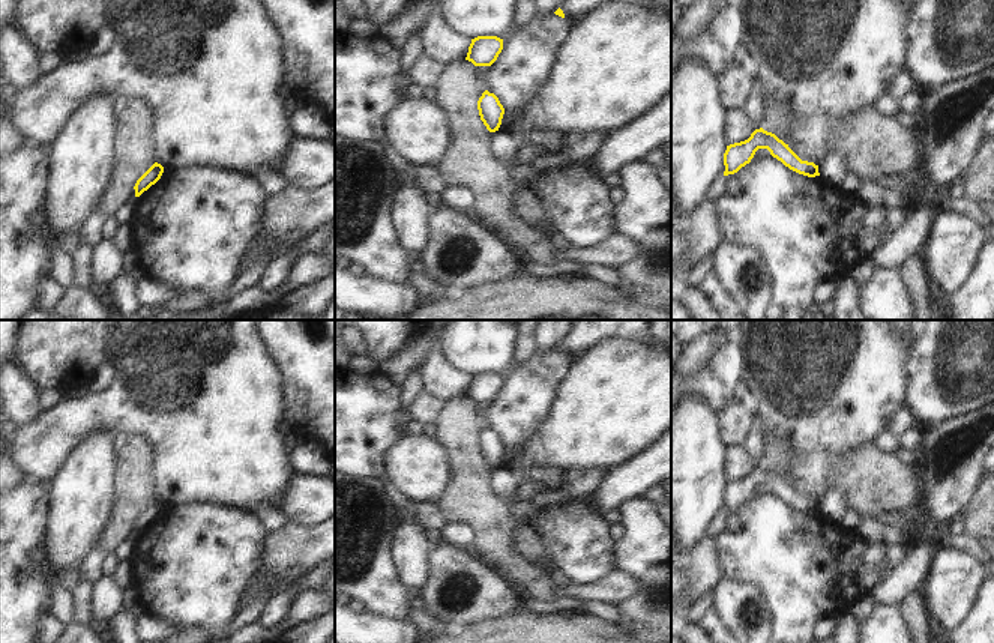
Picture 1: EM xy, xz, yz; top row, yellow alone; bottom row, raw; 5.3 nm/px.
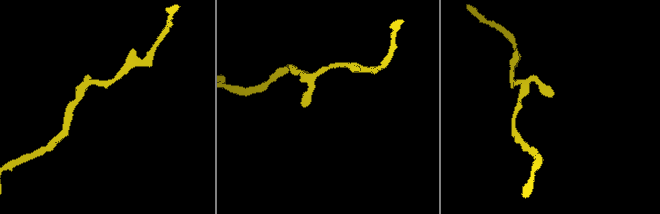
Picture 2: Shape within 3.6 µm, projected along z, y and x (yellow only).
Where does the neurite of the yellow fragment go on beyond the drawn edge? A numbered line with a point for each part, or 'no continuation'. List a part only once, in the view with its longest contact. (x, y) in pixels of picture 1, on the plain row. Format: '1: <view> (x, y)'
no continuation

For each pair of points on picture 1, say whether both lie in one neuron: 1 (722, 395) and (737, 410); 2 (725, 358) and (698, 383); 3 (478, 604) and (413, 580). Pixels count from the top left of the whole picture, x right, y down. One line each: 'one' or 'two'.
1: two
2: one
3: two

